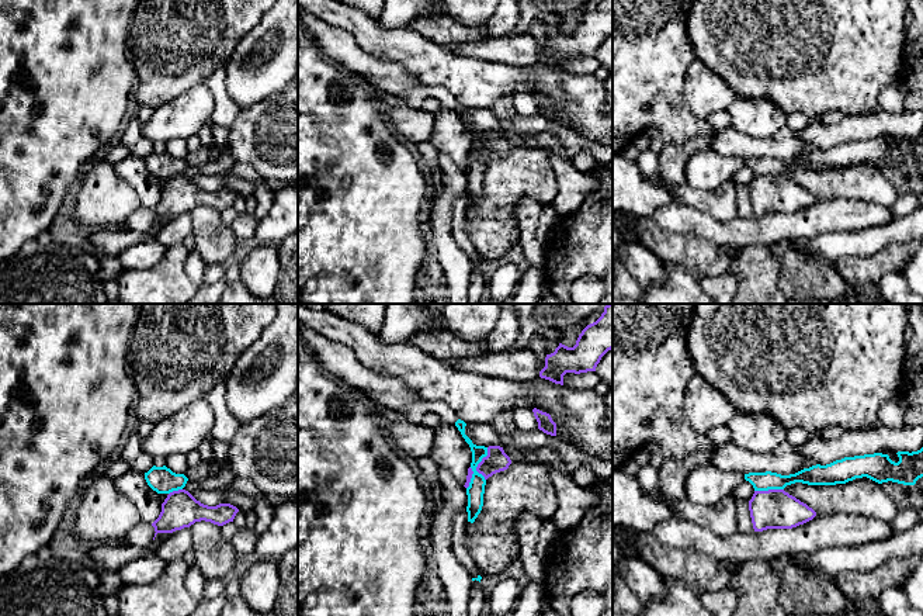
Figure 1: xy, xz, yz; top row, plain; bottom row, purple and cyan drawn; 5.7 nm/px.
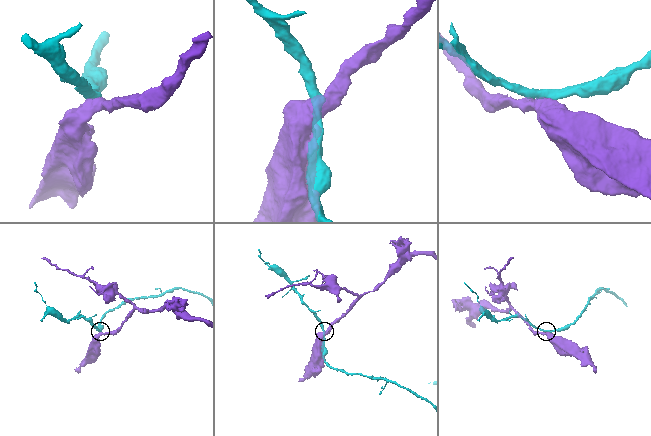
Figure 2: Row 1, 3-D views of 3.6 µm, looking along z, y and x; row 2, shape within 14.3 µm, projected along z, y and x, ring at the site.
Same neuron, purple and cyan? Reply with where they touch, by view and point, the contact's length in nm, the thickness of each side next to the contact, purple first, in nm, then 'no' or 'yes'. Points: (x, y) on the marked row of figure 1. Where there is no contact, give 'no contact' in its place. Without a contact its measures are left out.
meets purple in xz at (476, 469); contact 260 nm long; 130 nm thick on the purple side, 100 nm on the other; no

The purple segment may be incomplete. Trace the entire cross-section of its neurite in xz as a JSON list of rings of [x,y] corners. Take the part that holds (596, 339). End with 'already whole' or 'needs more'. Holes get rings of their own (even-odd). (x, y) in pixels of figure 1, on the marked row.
[[[607,304],[601,316],[582,331],[573,347],[559,343],[554,353],[546,354],[539,377],[563,385],[566,373],[596,371],[601,357],[611,349],[613,304]]]; already whole

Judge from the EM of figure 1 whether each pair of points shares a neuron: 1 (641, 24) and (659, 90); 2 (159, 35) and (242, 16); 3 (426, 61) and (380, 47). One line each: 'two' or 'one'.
1: one
2: one
3: one

